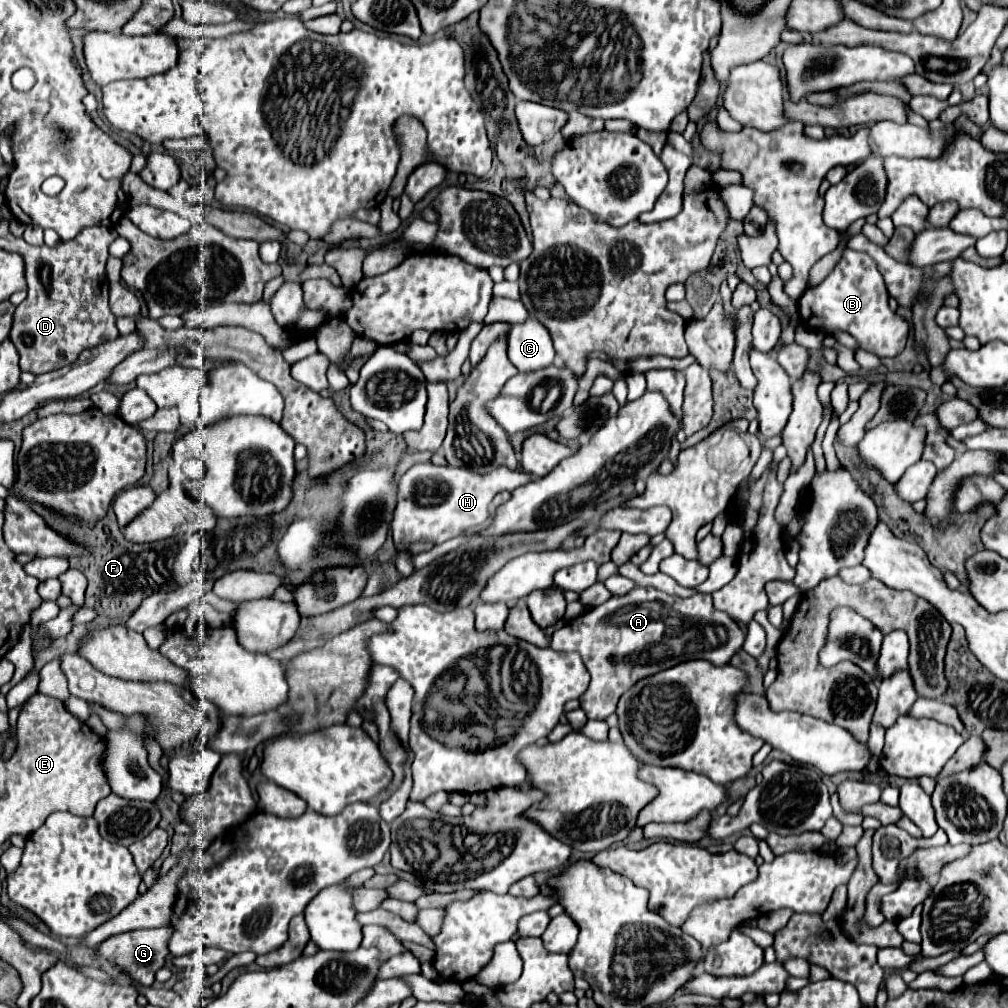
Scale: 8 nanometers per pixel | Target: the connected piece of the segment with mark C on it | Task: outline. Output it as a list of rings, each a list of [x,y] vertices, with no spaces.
[[[529,318],[525,324],[515,324],[509,334],[509,360],[519,372],[543,370],[553,364],[555,348],[549,330],[541,322]]]

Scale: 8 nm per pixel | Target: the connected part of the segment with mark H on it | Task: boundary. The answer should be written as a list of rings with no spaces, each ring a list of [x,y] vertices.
[[[431,462],[415,464],[399,480],[397,508],[391,522],[393,542],[397,550],[431,550],[433,546],[463,534],[473,524],[485,522],[489,518],[489,504],[495,494],[503,490],[511,492],[529,480],[531,478],[527,474],[507,470],[505,466],[499,466],[497,470],[481,476],[469,470],[457,470],[453,466],[435,466]]]

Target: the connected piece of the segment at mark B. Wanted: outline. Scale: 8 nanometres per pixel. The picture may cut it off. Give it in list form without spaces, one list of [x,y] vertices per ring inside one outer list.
[[[845,248],[827,278],[819,286],[811,286],[803,292],[797,300],[797,310],[805,328],[823,334],[833,334],[835,330],[849,332],[859,340],[863,350],[887,358],[903,352],[909,334],[909,324],[889,310],[887,300],[889,294],[877,262],[865,252]]]

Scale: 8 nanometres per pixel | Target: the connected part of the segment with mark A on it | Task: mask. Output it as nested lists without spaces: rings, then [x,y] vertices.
[[[633,588],[623,596],[613,596],[555,630],[551,638],[553,650],[577,652],[591,674],[585,698],[581,696],[581,708],[591,720],[605,720],[613,714],[625,690],[641,678],[695,658],[725,666],[743,648],[743,642],[743,628],[713,606],[711,594],[679,598],[657,588]]]

